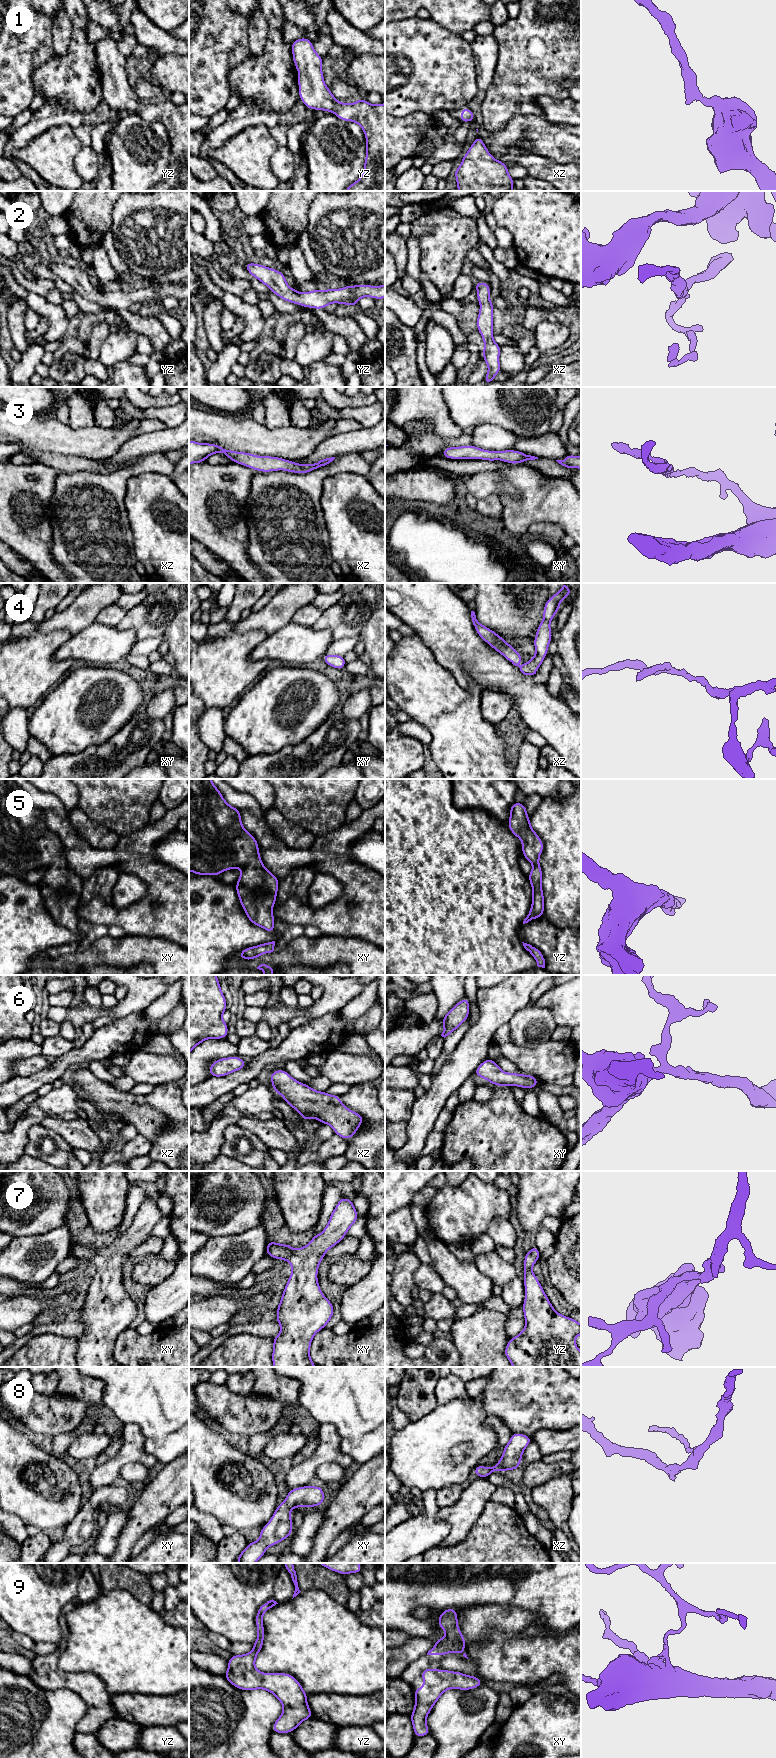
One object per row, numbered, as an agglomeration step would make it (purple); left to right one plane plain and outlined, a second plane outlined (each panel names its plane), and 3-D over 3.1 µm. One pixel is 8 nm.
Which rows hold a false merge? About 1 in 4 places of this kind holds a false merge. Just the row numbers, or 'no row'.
4

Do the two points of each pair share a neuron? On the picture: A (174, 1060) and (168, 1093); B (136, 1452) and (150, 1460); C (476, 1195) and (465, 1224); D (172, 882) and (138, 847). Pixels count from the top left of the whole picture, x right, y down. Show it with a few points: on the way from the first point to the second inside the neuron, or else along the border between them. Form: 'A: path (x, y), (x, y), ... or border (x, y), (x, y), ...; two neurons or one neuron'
A: border (176, 1080), (155, 1086); two neurons
B: path (139, 1454), (147, 1459); one neuron
C: path (474, 1202), (465, 1212), (465, 1217); one neuron
D: border (125, 849), (143, 854), (151, 853); two neurons

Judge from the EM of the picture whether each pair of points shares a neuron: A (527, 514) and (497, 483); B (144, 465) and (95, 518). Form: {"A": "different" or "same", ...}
{"A": "different", "B": "same"}

